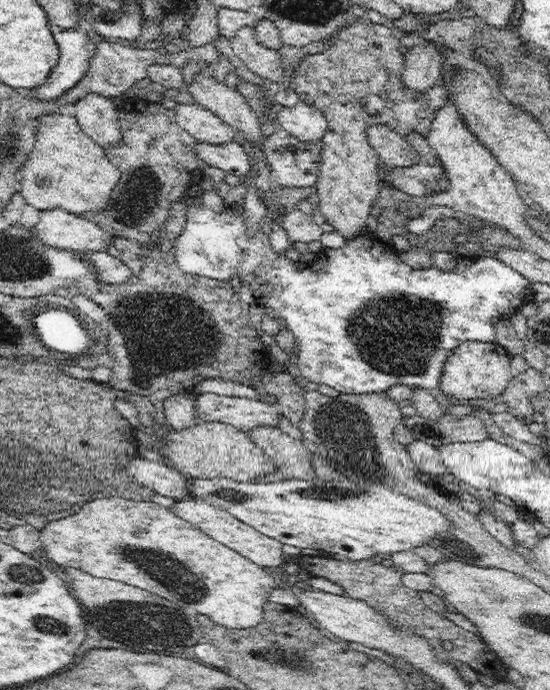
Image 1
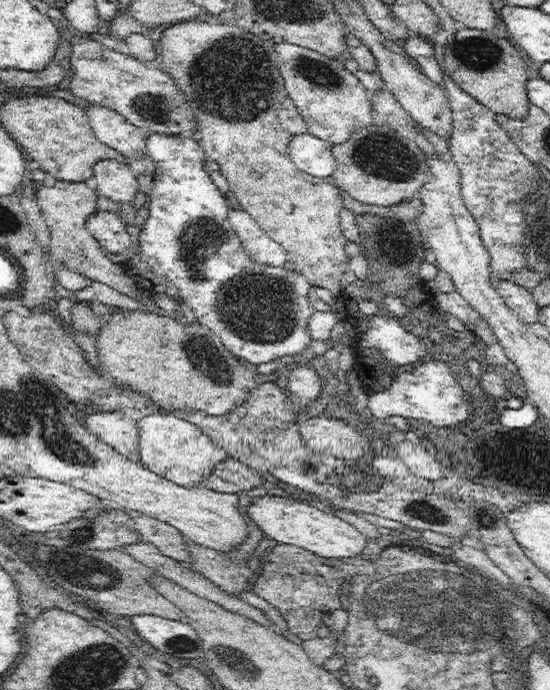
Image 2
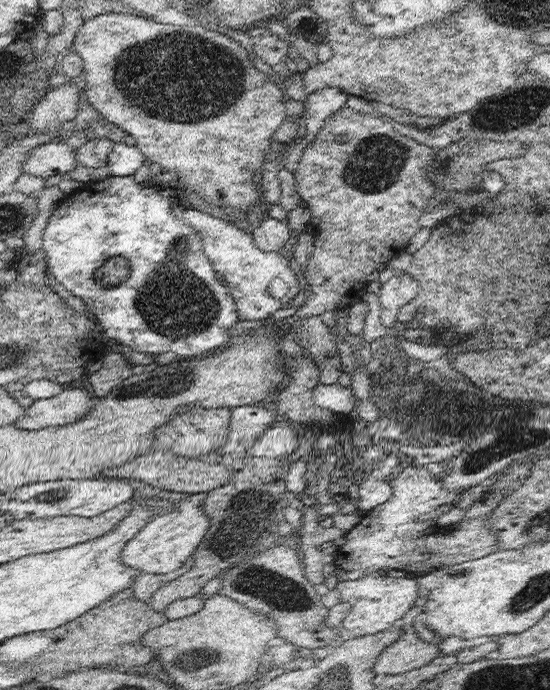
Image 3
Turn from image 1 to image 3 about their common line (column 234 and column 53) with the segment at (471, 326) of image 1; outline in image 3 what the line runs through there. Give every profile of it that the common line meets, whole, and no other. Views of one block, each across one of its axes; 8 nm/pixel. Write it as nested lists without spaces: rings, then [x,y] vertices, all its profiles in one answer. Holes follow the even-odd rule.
[[[109,176],[99,182],[89,182],[77,188],[73,194],[63,196],[59,208],[49,216],[41,240],[45,254],[45,268],[49,274],[89,308],[107,338],[117,344],[125,344],[135,352],[163,354],[175,352],[177,358],[201,356],[213,348],[221,348],[229,342],[229,330],[237,324],[239,316],[233,304],[233,296],[227,286],[219,284],[219,276],[213,272],[209,260],[201,252],[201,240],[197,230],[183,224],[173,216],[177,198],[161,196],[161,186],[151,188],[151,182],[135,184],[133,176]],[[111,256],[123,256],[129,264],[129,278],[113,288],[97,284],[93,274]]]

